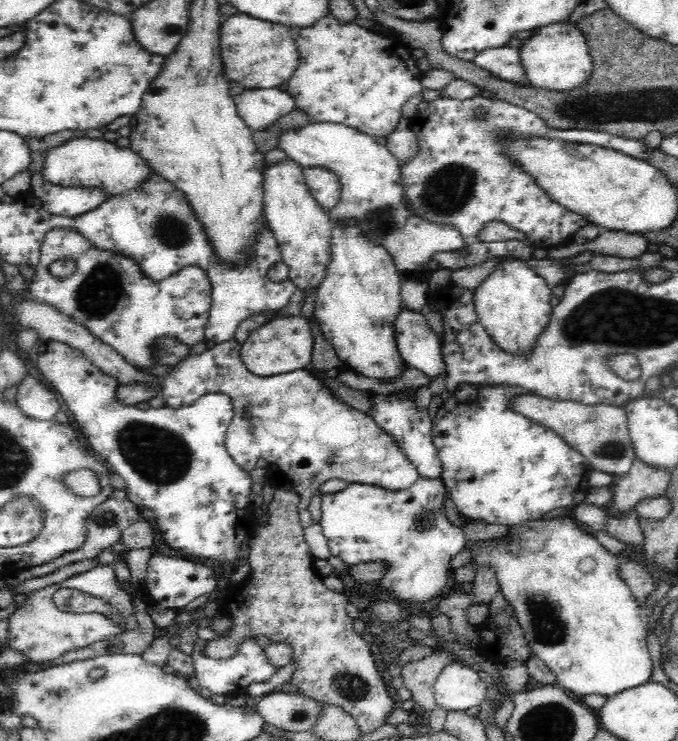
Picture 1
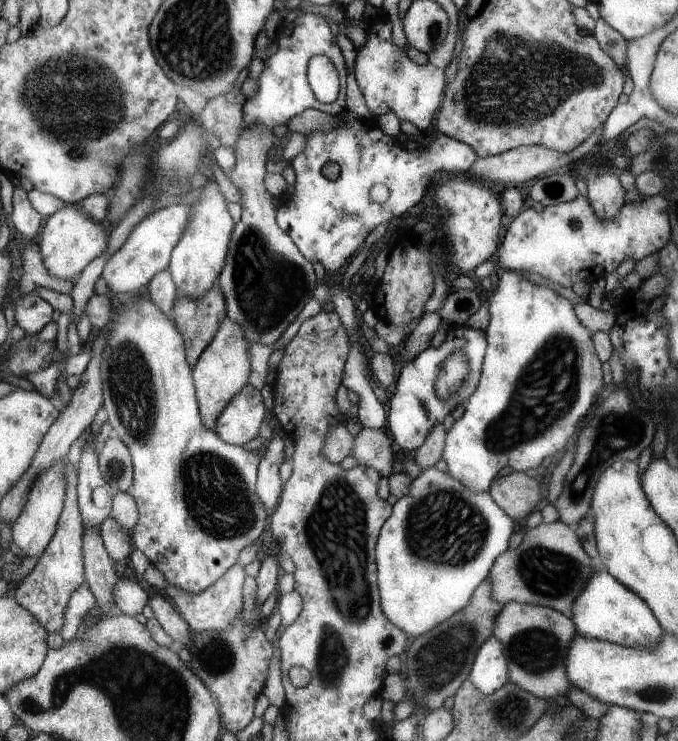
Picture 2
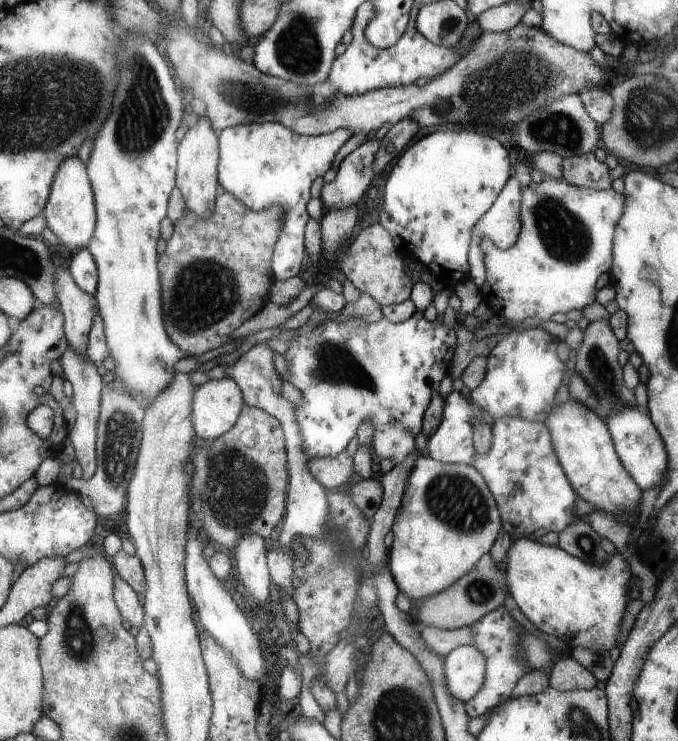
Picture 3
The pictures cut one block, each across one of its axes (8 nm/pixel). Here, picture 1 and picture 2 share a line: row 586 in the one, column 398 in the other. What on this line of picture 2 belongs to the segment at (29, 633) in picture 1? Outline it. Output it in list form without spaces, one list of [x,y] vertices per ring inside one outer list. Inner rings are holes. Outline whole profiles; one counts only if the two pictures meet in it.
[[[381,20],[371,22],[369,38],[355,56],[355,80],[359,84],[359,92],[365,100],[365,106],[375,116],[393,112],[399,122],[411,122],[413,126],[423,132],[427,126],[433,124],[435,114],[441,106],[443,92],[445,92],[445,78],[443,70],[431,66],[429,62],[423,66],[413,64],[405,56],[407,48],[397,48],[391,40],[391,26],[381,26]]]

